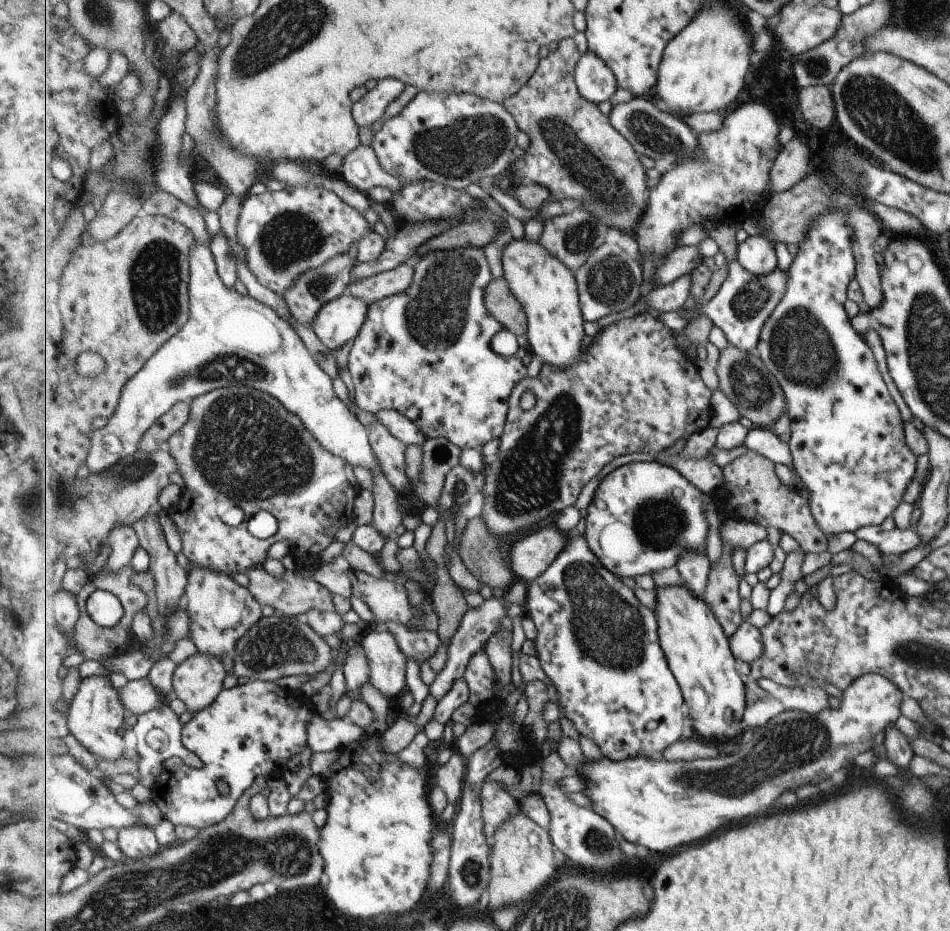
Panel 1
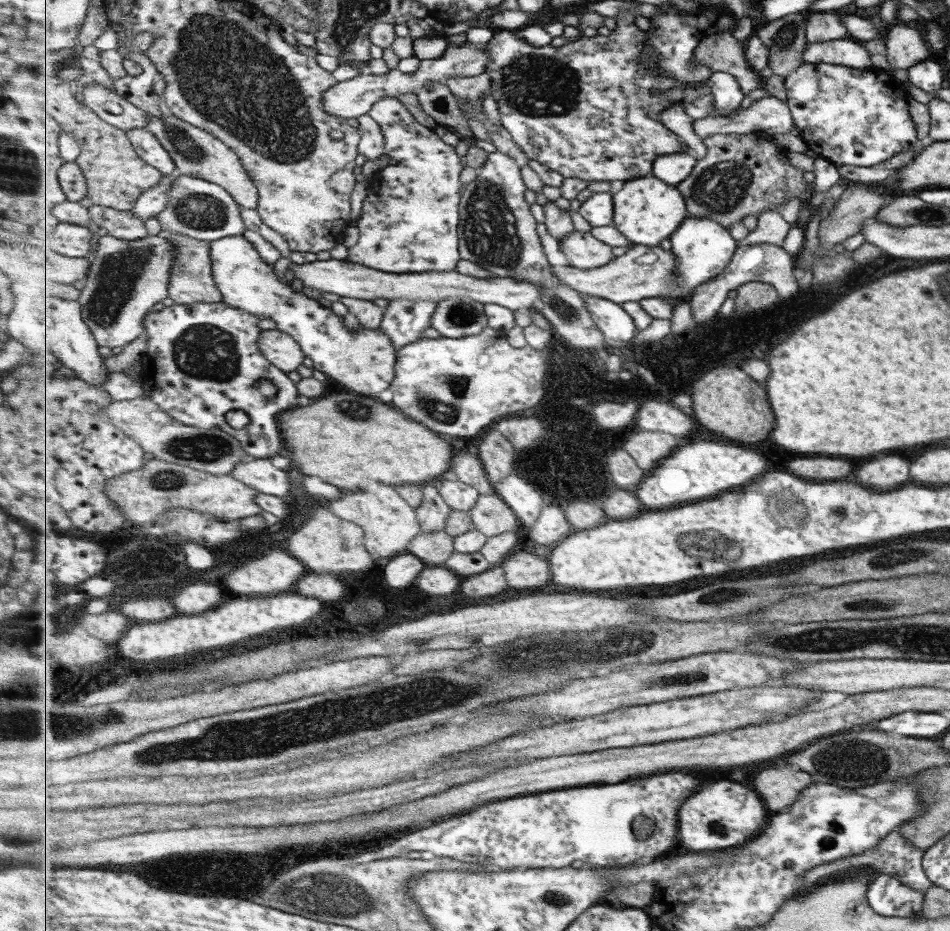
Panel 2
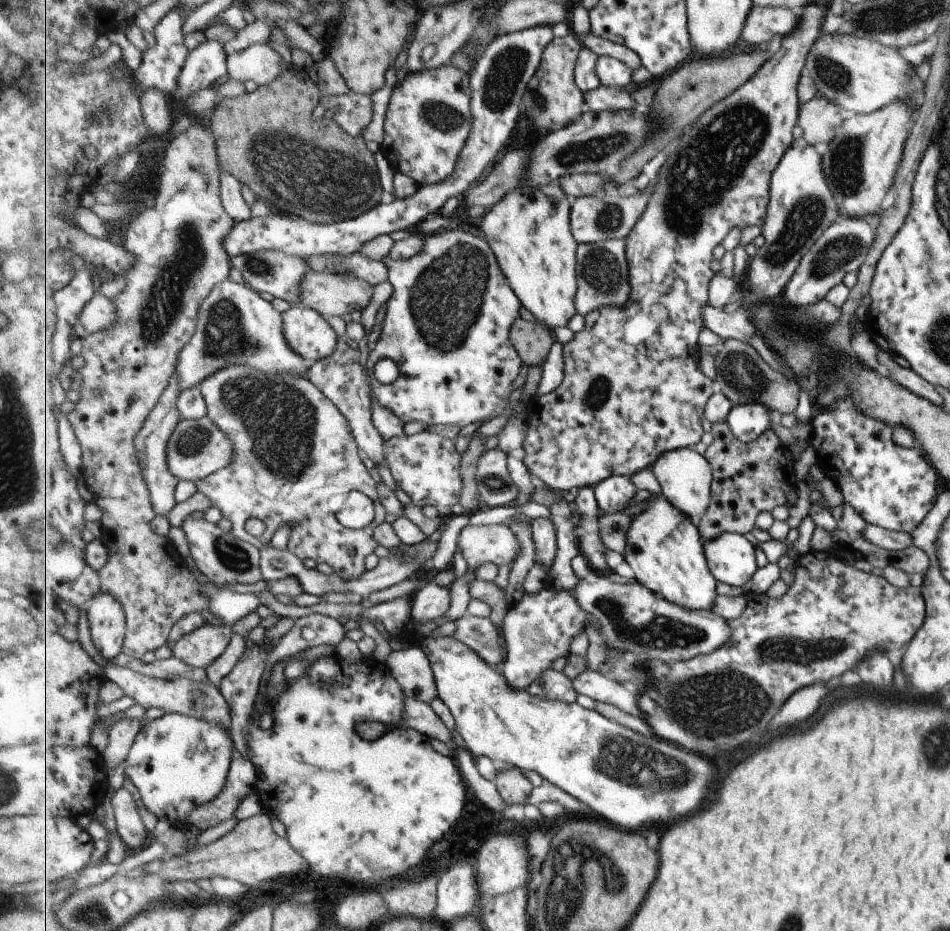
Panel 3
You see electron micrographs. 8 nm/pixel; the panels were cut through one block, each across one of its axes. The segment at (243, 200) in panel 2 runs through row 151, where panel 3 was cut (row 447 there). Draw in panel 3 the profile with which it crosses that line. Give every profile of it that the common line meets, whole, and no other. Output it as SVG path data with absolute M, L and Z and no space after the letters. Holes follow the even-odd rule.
M203 416L199 420L185 420L177 426L177 430L171 435L167 444L167 462L171 468L171 474L175 474L179 480L191 480L194 483L210 474L229 466L235 458L235 442L215 426L209 416Z

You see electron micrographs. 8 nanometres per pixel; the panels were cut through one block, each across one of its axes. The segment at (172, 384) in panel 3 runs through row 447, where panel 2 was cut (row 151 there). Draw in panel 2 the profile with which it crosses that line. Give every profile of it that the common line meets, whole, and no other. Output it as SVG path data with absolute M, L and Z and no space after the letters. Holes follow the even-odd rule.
M141 128L132 129L127 134L143 160L161 170L164 175L177 173L173 157L165 150L165 147L153 132L150 132L147 128Z

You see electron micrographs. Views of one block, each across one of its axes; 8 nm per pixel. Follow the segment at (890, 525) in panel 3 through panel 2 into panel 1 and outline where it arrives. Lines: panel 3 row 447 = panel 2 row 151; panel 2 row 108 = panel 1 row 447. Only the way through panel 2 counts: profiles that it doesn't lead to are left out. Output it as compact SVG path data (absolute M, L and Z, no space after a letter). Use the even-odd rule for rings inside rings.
M839 194L832 203L832 206L824 211L815 221L808 225L808 232L803 243L799 243L799 254L793 258L793 262L789 268L791 279L786 296L774 311L774 314L764 324L761 331L761 338L757 346L757 354L763 359L769 371L778 379L779 384L786 394L786 409L789 417L792 419L792 438L790 441L790 450L794 459L793 468L802 479L802 484L809 490L810 510L817 522L820 530L825 534L837 534L837 532L852 532L857 528L867 525L879 525L887 516L891 515L893 510L902 502L903 491L907 485L914 480L916 470L916 457L907 449L904 442L904 431L902 421L879 370L877 370L876 362L872 356L871 350L867 344L861 340L861 336L850 326L849 316L845 312L846 289L849 282L854 279L854 256L850 250L850 245L854 235L848 221L844 218L844 214L854 207L857 201L851 196Z

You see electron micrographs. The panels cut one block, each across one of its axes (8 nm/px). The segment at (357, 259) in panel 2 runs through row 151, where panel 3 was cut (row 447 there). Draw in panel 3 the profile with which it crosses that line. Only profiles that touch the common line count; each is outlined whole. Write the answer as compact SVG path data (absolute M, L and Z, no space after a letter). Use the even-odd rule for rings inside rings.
M425 430L411 436L393 438L391 442L386 444L386 456L392 476L410 497L412 504L419 506L419 508L434 506L440 511L460 502L463 490L463 453L457 452L455 439L443 438L439 434Z

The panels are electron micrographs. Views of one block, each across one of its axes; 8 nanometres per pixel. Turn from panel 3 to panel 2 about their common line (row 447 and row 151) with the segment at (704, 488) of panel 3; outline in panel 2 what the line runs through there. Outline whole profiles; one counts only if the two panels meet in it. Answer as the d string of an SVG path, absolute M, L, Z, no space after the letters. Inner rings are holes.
M693 150L659 156L654 162L653 174L661 178L663 182L669 182L669 184L678 186L693 172L697 161L699 159L697 160Z

